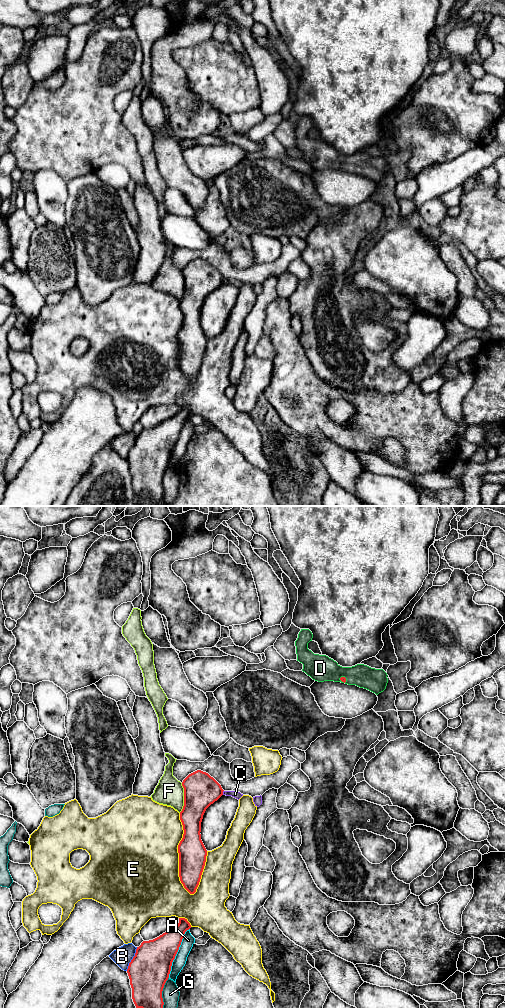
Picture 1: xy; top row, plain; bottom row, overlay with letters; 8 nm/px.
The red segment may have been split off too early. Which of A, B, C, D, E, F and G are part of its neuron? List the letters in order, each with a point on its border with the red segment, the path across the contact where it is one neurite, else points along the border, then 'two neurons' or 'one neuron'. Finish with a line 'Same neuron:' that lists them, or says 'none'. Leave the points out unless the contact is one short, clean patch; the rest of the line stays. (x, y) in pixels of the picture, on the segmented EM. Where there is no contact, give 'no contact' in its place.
A: xy (176, 953) | two neurons
B: xy (132, 959) | along xy (137, 947), (126, 970) | two neurons
C: xy (222, 792) | along xy (223, 790), (222, 794) | two neurons
D: xy (343, 681) | one neuron
E: xy (179, 855) | two neurons
F: xy (184, 798) | two neurons
G: xy (161, 992) | along xy (168, 977), (162, 991), (162, 1007) | two neurons
Same neuron: D

